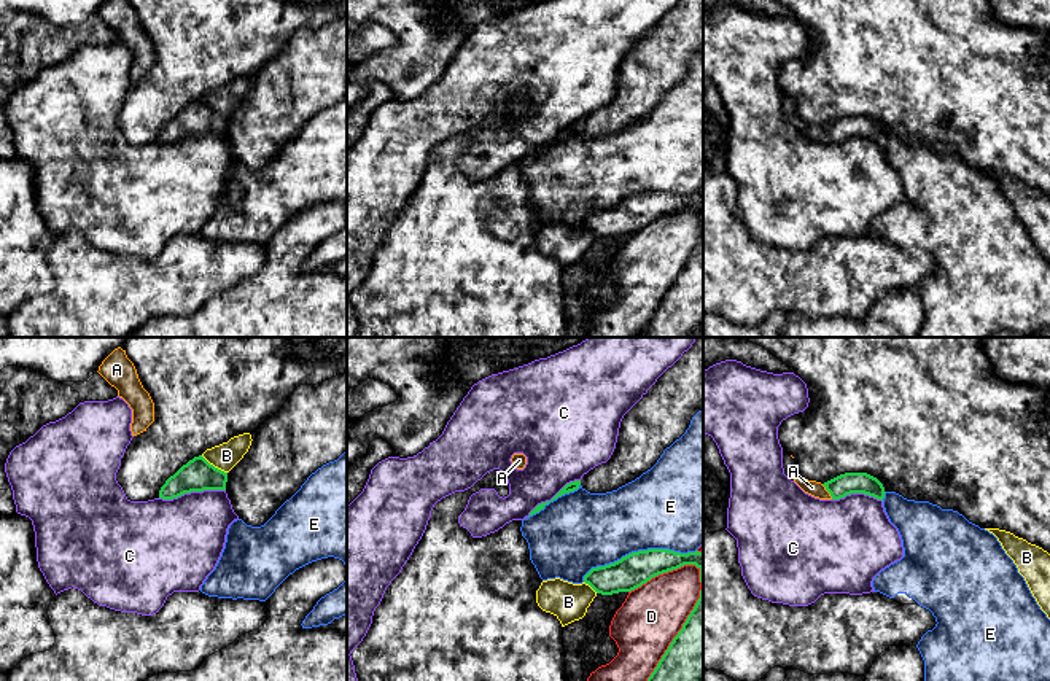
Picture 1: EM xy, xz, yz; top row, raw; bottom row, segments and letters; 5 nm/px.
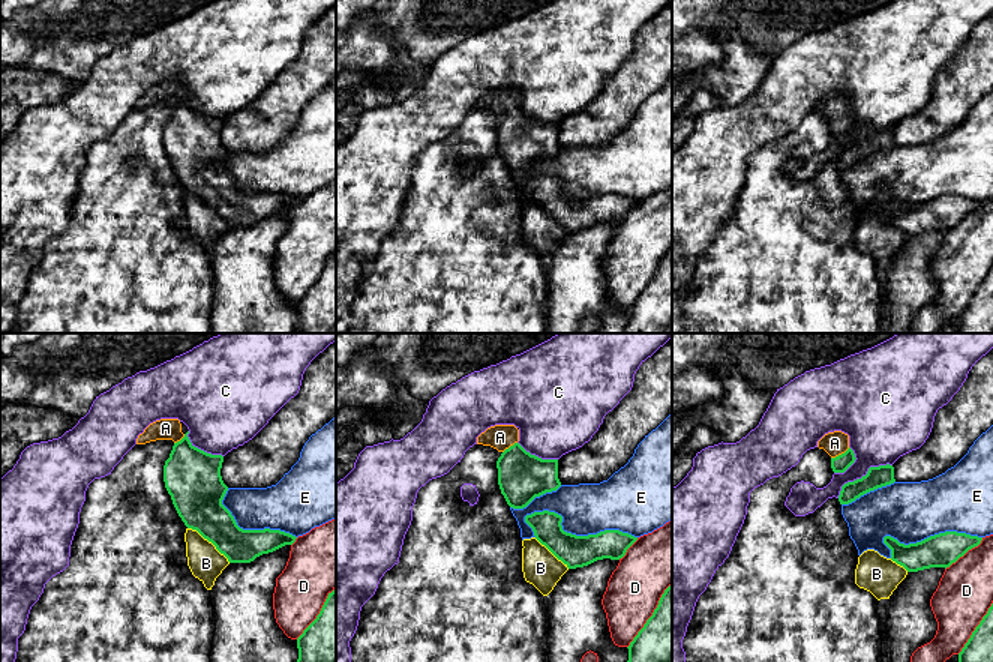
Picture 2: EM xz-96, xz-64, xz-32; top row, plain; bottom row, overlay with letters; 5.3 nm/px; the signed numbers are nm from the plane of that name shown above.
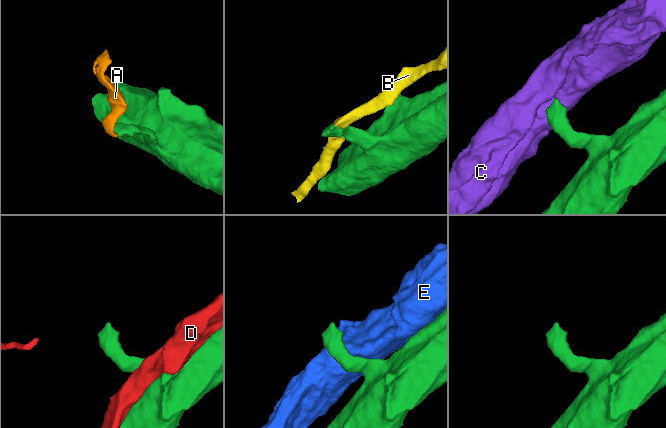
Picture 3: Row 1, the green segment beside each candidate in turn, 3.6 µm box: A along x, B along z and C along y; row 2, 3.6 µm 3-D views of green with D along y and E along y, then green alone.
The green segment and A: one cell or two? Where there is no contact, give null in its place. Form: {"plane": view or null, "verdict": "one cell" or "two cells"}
{"plane": "yz", "verdict": "one cell"}

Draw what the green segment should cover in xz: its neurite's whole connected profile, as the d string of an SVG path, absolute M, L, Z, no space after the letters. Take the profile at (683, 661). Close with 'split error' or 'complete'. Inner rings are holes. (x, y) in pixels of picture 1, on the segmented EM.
M638 551L614 563L592 568L584 576L584 582L597 593L612 595L632 592L652 578L684 565L700 570L700 598L648 681L703 681L703 552Z; complete

